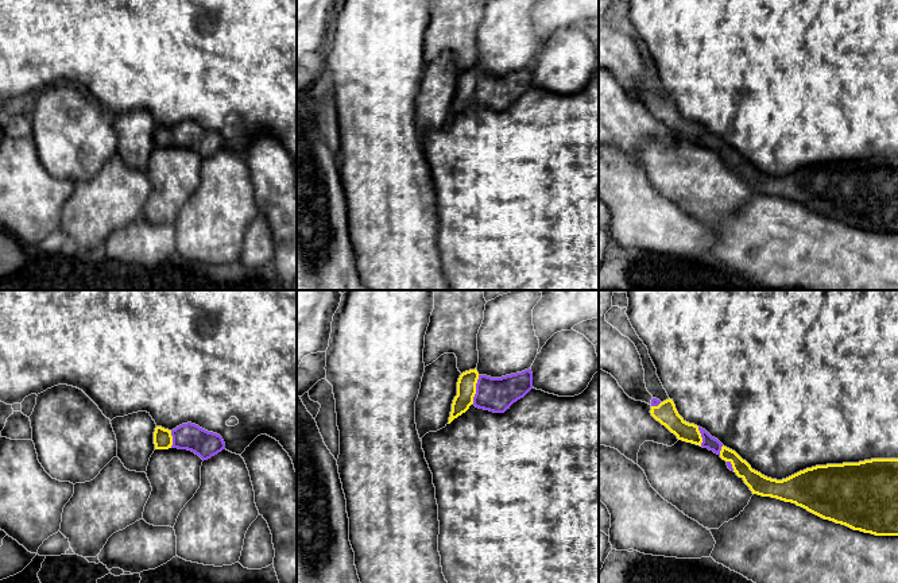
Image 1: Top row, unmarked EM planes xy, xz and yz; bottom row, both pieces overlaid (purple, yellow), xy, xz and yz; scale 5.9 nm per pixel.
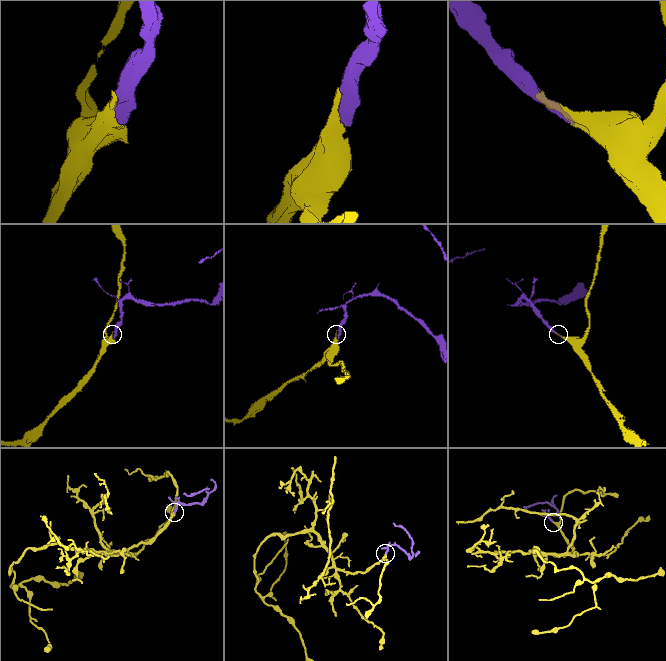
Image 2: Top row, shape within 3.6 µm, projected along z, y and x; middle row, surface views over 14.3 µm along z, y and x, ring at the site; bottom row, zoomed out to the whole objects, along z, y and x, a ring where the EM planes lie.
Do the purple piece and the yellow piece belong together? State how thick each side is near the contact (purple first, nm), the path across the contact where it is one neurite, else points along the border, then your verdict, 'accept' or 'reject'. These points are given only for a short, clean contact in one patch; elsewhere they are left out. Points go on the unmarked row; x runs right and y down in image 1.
200 nm thick on the purple side, 110 nm on the other; accept

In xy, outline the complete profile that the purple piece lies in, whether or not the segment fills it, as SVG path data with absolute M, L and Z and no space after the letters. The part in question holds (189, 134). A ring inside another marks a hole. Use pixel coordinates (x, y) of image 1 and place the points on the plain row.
M187 120L173 128L156 124L154 130L155 147L187 147L208 158L225 147L222 135L217 131L208 130L196 121Z

